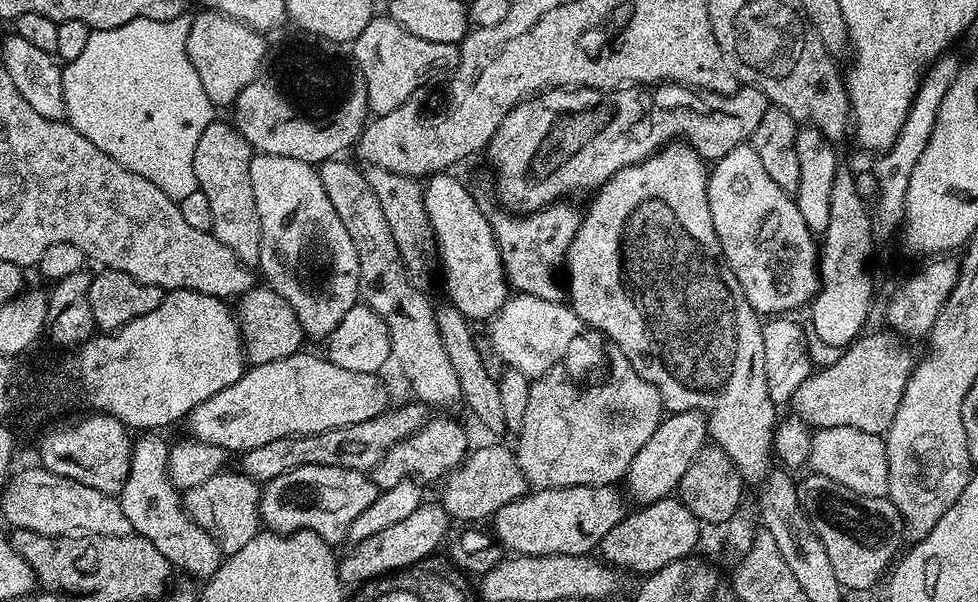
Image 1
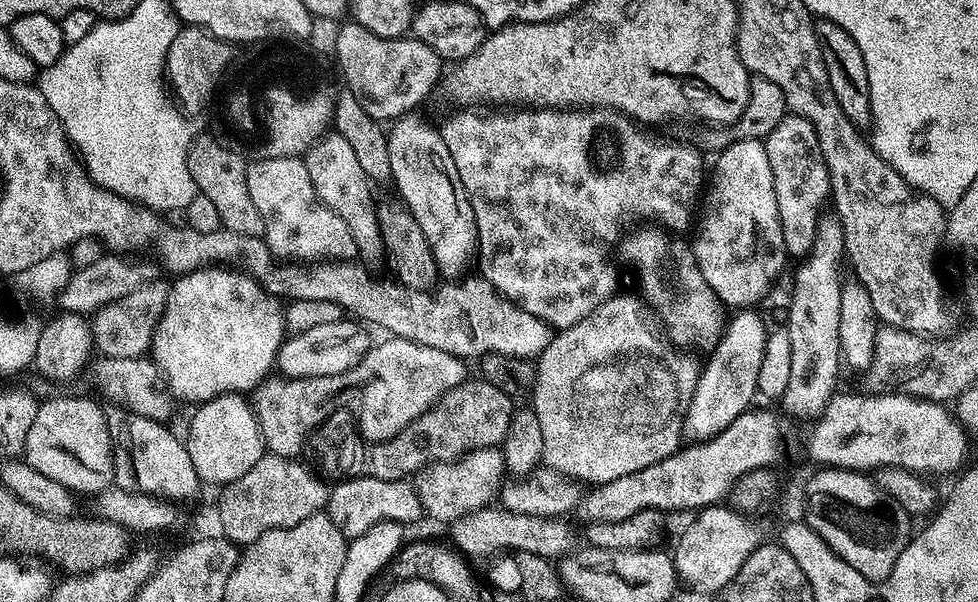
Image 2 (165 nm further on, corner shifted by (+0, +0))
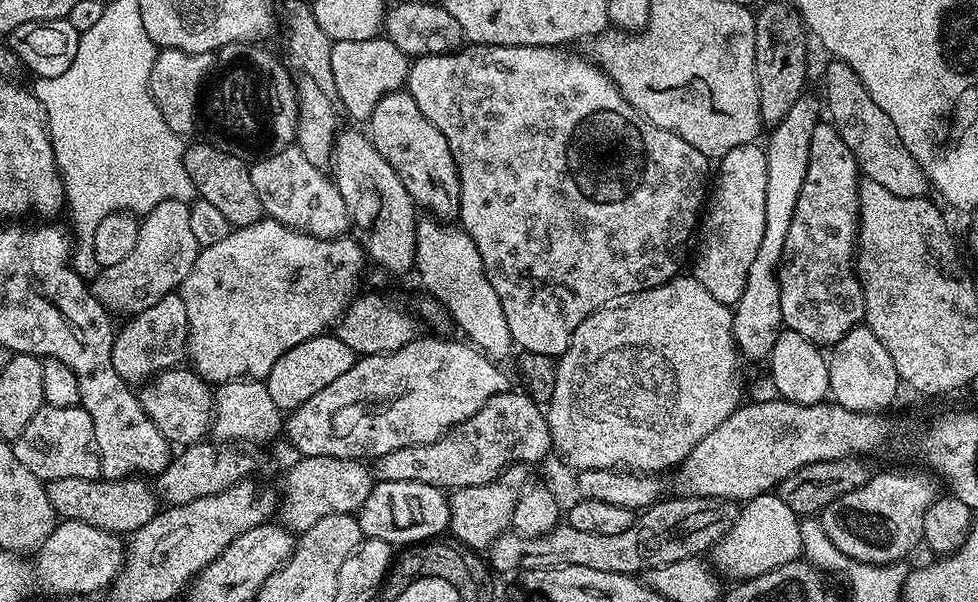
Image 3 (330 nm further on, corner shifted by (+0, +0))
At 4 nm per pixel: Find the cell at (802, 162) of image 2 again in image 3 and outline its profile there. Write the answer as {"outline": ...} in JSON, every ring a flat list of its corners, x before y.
{"outline":[[830,122,816,124,810,138,806,180,802,182,798,204,794,206,794,216,790,218,790,230,786,233,778,275,784,328,802,334,819,346,837,344,851,328,857,327,864,319,864,295,854,263,856,233,860,226,861,179,862,173,856,165,854,154,850,154,850,146,842,142,836,127]]}

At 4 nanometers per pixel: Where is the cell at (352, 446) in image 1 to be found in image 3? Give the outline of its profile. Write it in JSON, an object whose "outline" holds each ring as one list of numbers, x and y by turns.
{"outline":[[509,390,502,394,494,394,494,398,490,398,484,403,482,408,478,410,478,414,474,414,470,418,466,418,466,422,456,424,448,432,443,432,438,439,432,442,426,442,425,444,419,444,418,446,406,446,402,450,390,450,390,454,382,454,377,460,371,461,370,471,377,481,385,480,386,482,426,482,430,486,435,488,442,488,445,490,455,490,457,488,465,488,466,486,482,486,486,482,496,480,501,476,512,464,527,464,529,466,535,466,540,459,543,458,547,452,553,451,552,439,550,438,550,430,548,429,548,417,545,409,541,405,537,404,527,391]]}

